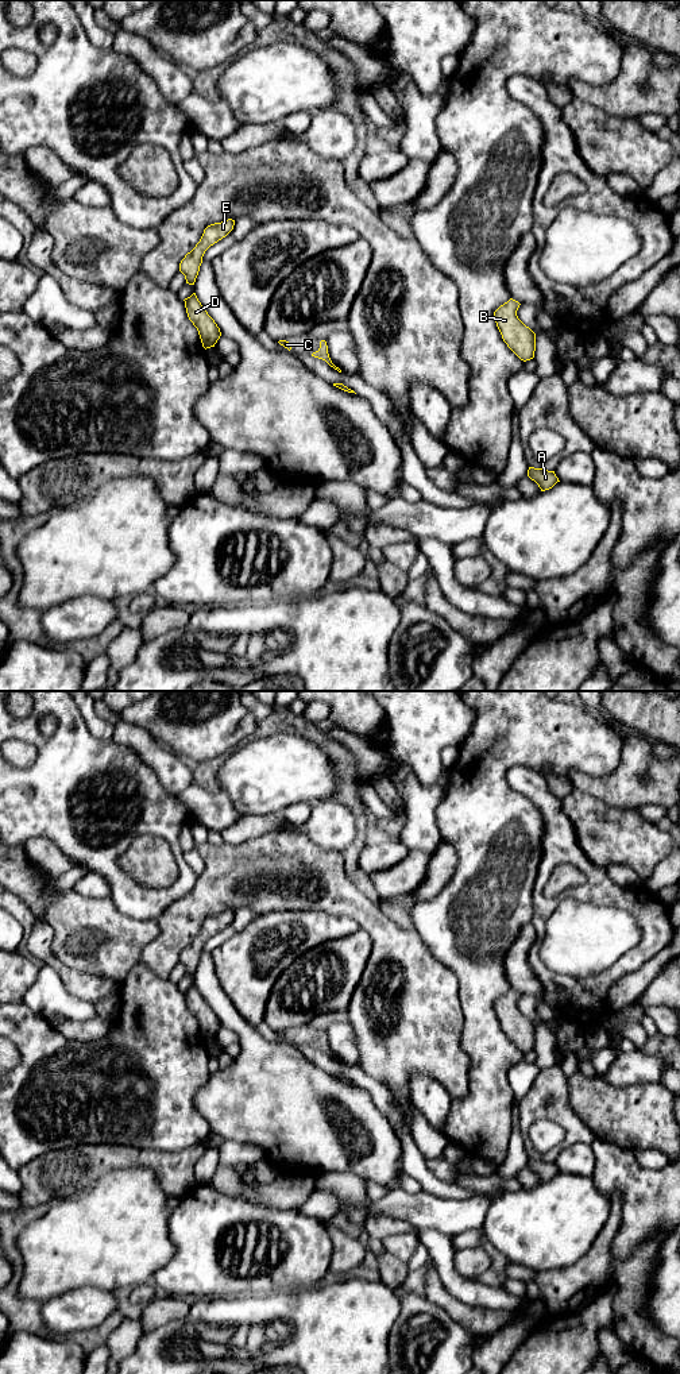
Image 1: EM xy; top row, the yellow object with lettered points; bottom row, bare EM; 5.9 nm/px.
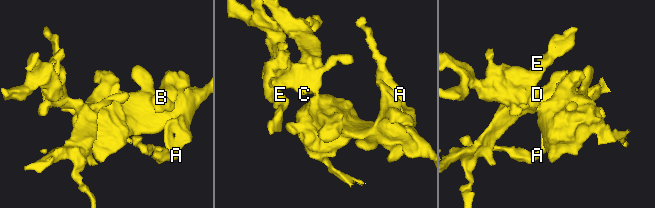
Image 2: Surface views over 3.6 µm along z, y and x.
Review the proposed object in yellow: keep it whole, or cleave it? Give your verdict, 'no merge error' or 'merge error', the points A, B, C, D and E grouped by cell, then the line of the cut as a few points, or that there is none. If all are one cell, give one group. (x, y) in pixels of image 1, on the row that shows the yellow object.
no merge error | A B C D E | no cut

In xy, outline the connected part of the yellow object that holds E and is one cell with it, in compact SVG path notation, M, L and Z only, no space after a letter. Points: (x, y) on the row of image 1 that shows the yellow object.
M228 219L221 223L210 224L204 229L200 242L179 263L179 271L185 275L186 283L194 285L205 251L225 238L233 229L233 225L235 220Z

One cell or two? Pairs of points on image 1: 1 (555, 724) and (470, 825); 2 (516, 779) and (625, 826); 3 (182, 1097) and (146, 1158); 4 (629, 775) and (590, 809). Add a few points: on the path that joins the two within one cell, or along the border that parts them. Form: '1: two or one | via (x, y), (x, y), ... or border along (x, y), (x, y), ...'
1: one | via (526, 737), (478, 786), (478, 797)
2: two | border along (560, 802), (561, 810), (576, 830)
3: two | border along (120, 1143), (161, 1150), (184, 1149)
4: two | border along (572, 787), (613, 806), (630, 807)

